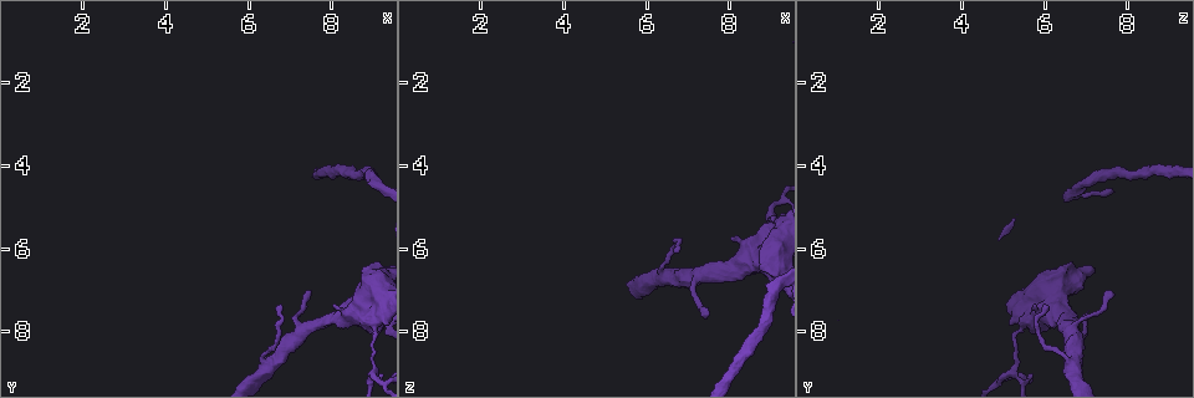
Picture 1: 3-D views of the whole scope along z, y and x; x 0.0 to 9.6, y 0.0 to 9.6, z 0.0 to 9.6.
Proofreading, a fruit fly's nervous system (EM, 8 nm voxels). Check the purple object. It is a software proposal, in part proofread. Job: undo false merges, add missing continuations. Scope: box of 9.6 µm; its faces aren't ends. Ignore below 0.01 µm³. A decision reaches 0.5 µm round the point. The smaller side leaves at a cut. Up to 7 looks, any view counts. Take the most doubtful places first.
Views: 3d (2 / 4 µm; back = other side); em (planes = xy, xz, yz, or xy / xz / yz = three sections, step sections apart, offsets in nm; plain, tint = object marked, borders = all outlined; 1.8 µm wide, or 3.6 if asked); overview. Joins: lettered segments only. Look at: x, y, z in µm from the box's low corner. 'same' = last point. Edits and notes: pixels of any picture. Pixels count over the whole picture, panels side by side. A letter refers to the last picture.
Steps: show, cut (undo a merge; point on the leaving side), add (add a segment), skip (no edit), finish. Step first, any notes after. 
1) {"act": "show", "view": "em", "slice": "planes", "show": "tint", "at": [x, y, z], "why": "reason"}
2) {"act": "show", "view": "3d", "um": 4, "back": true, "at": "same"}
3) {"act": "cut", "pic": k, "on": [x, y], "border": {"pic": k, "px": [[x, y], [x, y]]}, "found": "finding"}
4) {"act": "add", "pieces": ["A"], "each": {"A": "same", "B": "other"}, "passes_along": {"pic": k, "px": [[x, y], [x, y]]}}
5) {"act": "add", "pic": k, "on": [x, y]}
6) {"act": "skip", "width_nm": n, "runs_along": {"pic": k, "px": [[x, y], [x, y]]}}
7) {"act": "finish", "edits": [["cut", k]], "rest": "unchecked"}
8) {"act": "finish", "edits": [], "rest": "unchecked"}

{"act": "show", "view": "em", "slice": "yz", "step": 16, "show": "borders", "at": [6.45, 8.85, 6.70], "why": "two arms in line, one across"}

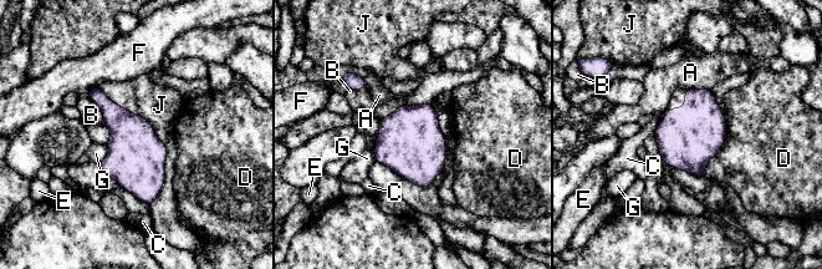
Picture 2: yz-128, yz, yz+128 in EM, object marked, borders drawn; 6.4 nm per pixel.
{"act": "skip", "each": {"A": "other", "B": "other", "C": "other", "D": "other", "E": "other", "F": "other", "G": "other", "J": "other"}, "border": {"pic": 2, "px": [[98, 87], [167, 150], [151, 206]]}, "found": "continuous, no second neuron"}

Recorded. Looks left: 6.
{"act": "show", "view": "em", "slice": "planes", "show": "plain", "at": [8.05, 7.40, 5.85]}

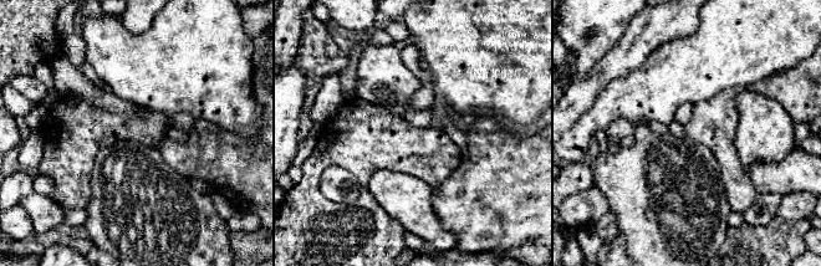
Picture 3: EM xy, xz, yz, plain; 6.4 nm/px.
{"act": "show", "view": "em", "slice": "planes", "show": "borders", "at": "same", "why": "what lies round it"}

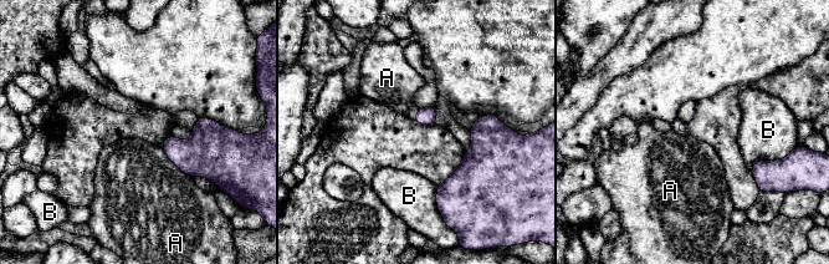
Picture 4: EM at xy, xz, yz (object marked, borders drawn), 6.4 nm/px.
{"act": "skip", "longest_contact_nm": ["A", 300], "each": {"A": "other", "B": "other"}, "border": {"pic": 4, "px": [[162, 147], [164, 153], [193, 178]]}, "found": "no lettered segment goes on from it"}

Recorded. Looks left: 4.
{"act": "show", "view": "em", "slice": "yz", "step": 8, "show": "borders", "at": [7.45, 7.05, 7.60], "why": "thin end"}

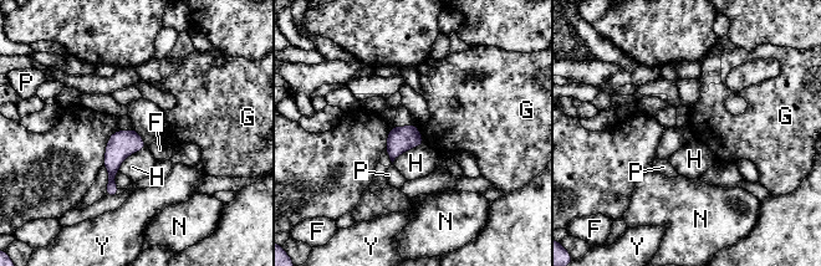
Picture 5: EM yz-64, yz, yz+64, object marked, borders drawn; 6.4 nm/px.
{"act": "show", "view": "em", "slice": "planes", "show": "borders", "at": "same"}

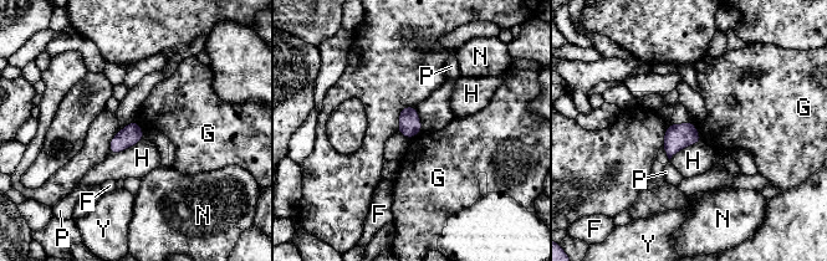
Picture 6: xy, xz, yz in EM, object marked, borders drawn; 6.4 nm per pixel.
{"act": "skip", "width_nm": 140, "each": {"F": "other", "G": "other", "H": "other", "N": "other", "P": "other", "Y": "other"}, "border": {"pic": 6, "px": [[695, 126], [702, 141]]}, "found": "none of them fits"}

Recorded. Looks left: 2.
{"act": "finish", "edits": [], "rest": "unchecked"}

